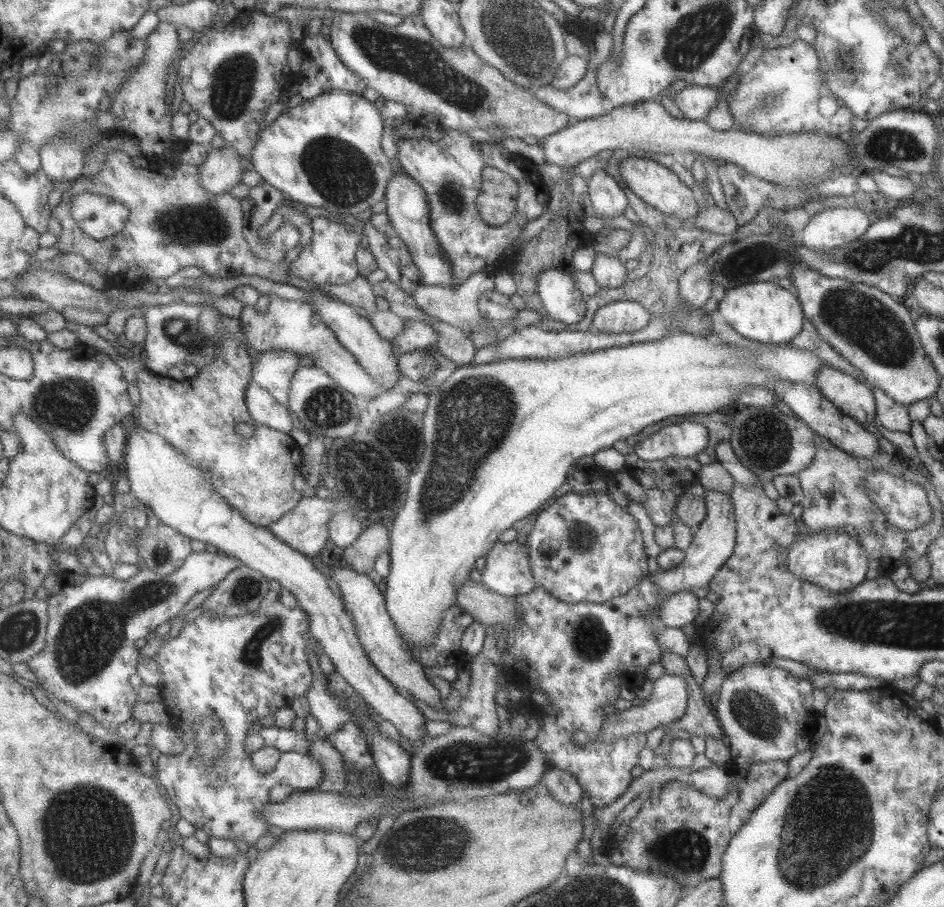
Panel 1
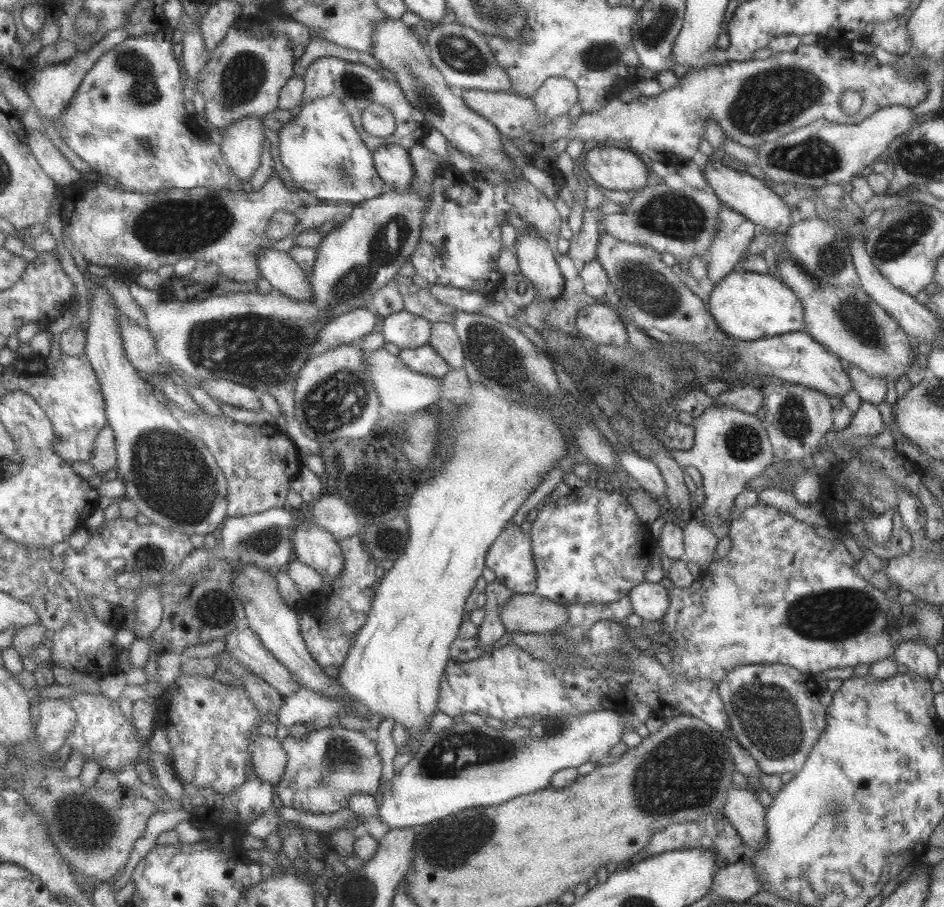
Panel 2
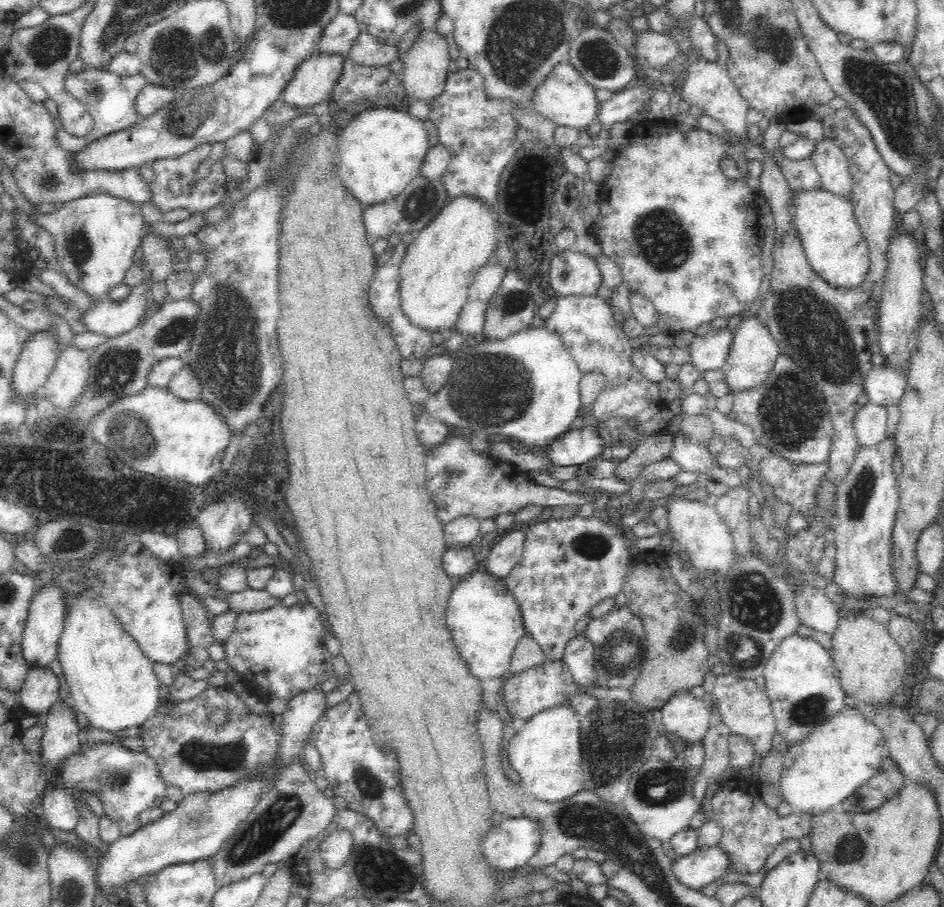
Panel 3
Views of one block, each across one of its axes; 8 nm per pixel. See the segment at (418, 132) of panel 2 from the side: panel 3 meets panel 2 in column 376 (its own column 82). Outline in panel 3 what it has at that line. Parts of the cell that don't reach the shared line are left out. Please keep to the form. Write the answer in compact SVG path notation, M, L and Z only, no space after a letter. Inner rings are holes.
M90 66L79 71L69 71L64 79L64 88L72 98L86 105L93 118L93 127L86 136L76 136L66 130L61 130L58 133L60 143L64 145L64 148L78 153L97 140L134 126L138 121L134 101L146 83L146 79L140 73L126 76L110 72L107 68L100 69Z

